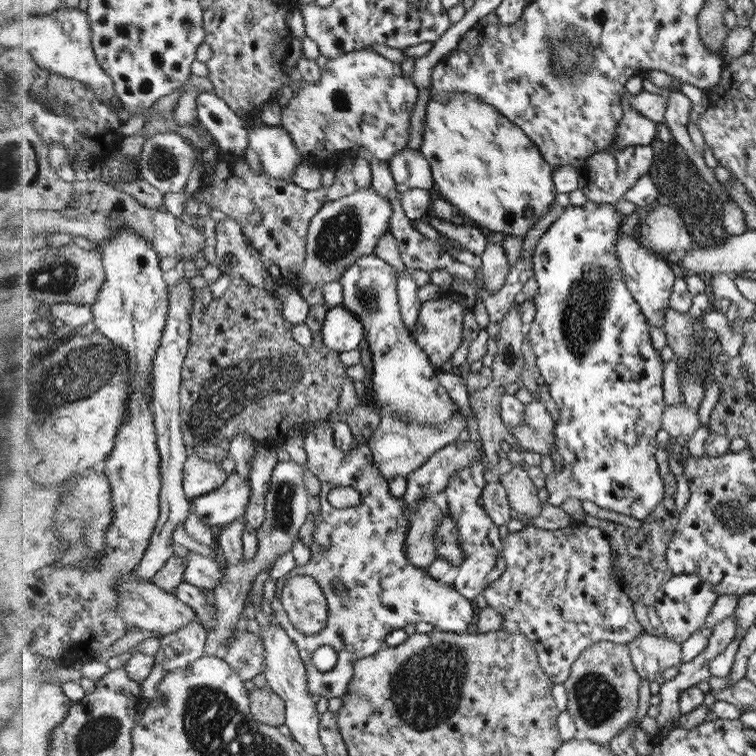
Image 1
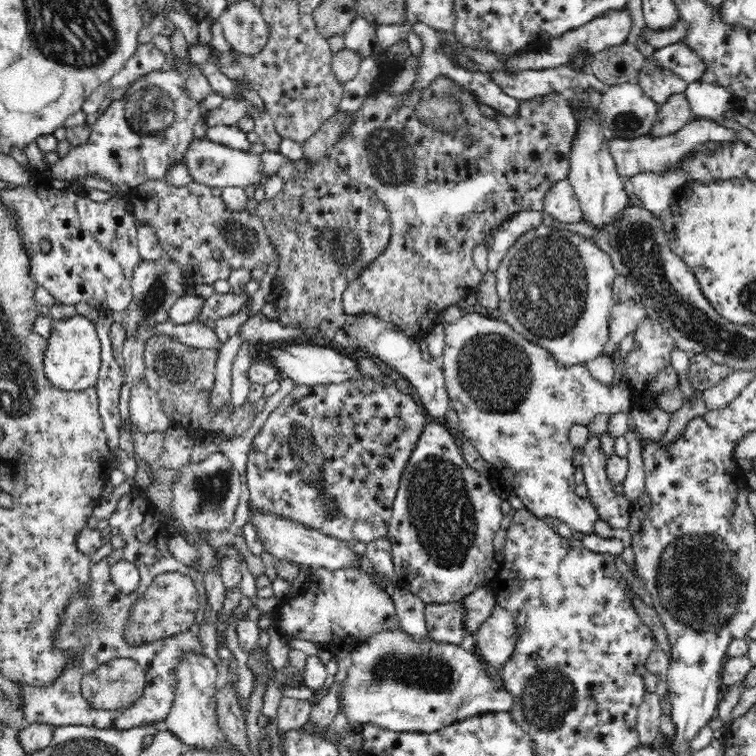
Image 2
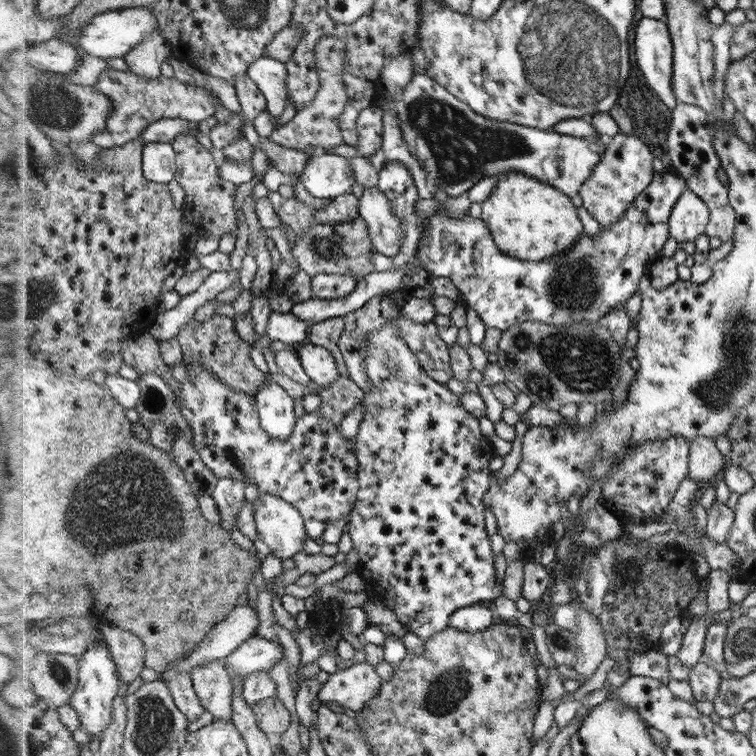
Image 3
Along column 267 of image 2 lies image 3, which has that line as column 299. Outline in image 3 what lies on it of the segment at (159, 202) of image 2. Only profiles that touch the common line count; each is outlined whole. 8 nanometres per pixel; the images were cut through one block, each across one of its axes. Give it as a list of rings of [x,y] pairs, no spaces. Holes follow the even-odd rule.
[[[358,218],[345,224],[320,223],[311,226],[304,234],[294,239],[293,257],[310,277],[326,274],[351,274],[359,281],[374,273],[372,256],[375,251],[368,236],[367,222]]]

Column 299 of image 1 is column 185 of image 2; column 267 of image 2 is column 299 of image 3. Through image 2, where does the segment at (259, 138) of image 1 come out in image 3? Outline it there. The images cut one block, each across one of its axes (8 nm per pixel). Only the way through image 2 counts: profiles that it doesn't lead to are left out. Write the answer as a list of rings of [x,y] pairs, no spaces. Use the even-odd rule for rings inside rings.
[[[315,153],[306,159],[299,180],[310,196],[334,199],[340,193],[351,191],[356,178],[348,158],[333,153]]]

